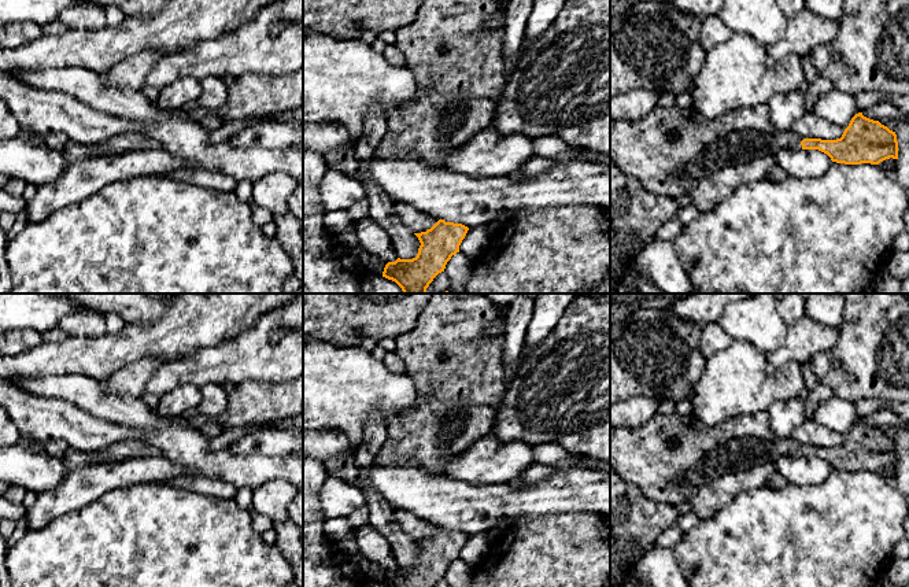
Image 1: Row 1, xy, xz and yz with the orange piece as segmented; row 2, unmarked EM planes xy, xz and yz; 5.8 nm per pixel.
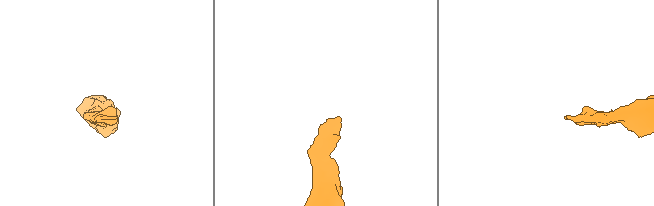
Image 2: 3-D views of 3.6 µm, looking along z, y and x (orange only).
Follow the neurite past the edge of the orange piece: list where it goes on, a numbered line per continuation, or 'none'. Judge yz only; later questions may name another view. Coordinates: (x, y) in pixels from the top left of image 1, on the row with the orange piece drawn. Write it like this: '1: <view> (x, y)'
1: yz (669, 151)

